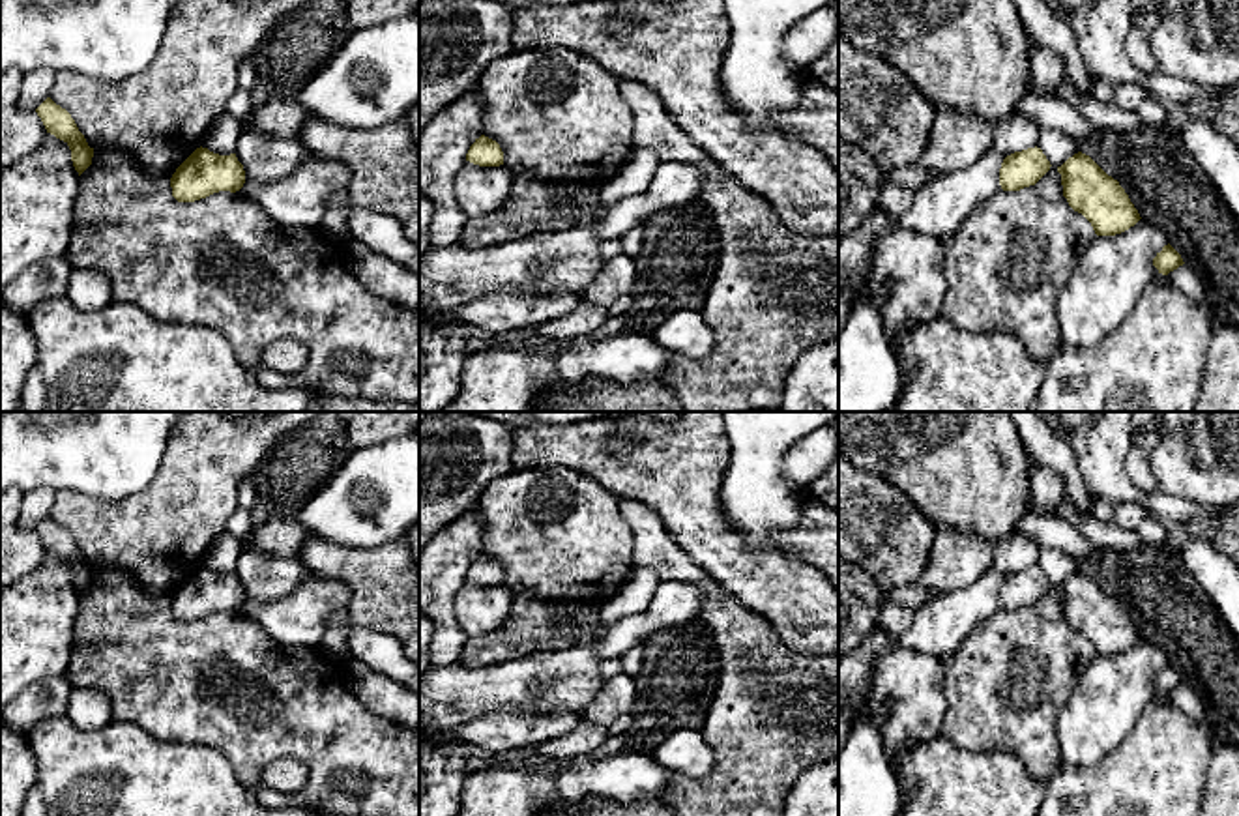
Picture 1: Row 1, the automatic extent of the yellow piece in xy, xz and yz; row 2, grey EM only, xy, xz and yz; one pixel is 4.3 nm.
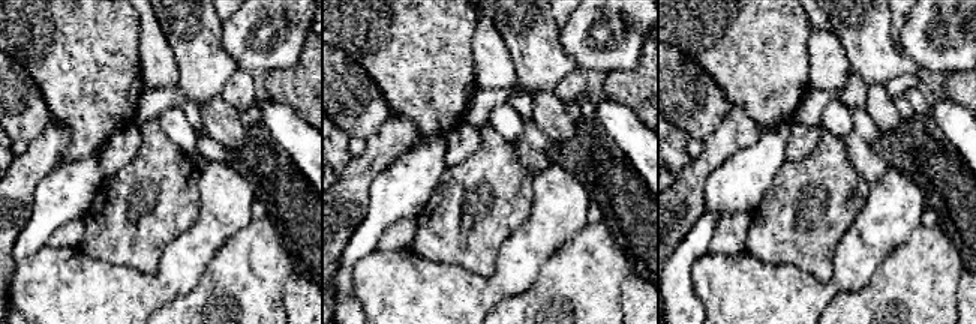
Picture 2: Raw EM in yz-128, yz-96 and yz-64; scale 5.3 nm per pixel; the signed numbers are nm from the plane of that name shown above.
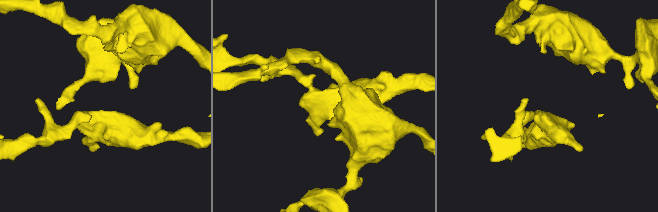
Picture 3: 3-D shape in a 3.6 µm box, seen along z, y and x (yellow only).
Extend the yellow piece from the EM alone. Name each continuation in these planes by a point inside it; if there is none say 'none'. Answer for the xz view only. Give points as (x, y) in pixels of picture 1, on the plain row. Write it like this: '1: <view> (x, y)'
none

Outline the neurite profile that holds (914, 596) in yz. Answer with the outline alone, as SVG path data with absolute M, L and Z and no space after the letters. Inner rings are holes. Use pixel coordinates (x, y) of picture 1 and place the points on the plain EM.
M910 584L910 586L900 586L895 590L882 591L882 605L889 605L889 603L910 605L917 610L923 605L926 605L941 595L945 595L945 593L936 593L932 590Z

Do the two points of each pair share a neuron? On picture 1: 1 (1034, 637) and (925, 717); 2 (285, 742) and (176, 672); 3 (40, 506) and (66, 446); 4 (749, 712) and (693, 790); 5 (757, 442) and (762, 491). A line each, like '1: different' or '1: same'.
1: different
2: same
3: different
4: same
5: same

